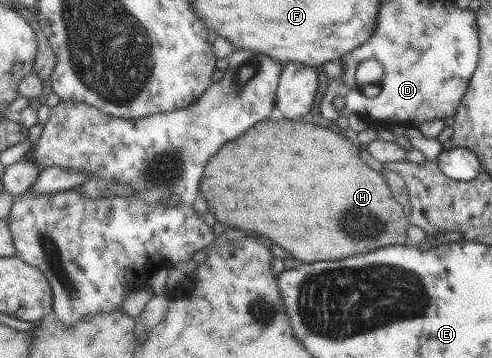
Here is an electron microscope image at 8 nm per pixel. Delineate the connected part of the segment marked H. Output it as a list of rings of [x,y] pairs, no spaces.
[[[300,119],[289,120],[263,120],[257,122],[257,125],[251,126],[245,133],[239,134],[230,142],[227,142],[211,157],[209,166],[207,166],[205,180],[202,180],[201,195],[208,198],[209,207],[215,215],[216,222],[223,222],[231,228],[239,228],[239,230],[249,230],[251,234],[261,234],[267,236],[271,242],[275,242],[277,246],[281,246],[283,250],[287,250],[289,254],[293,254],[297,260],[301,262],[317,262],[317,260],[335,260],[335,258],[347,258],[347,256],[355,256],[355,254],[363,254],[363,252],[371,252],[371,250],[383,248],[383,246],[404,245],[407,242],[405,230],[408,226],[408,218],[403,212],[403,207],[397,203],[382,175],[371,169],[363,163],[359,157],[359,147],[356,142],[350,141],[342,133],[335,133],[330,129],[325,129],[324,124],[315,125],[311,122],[304,122]]]

